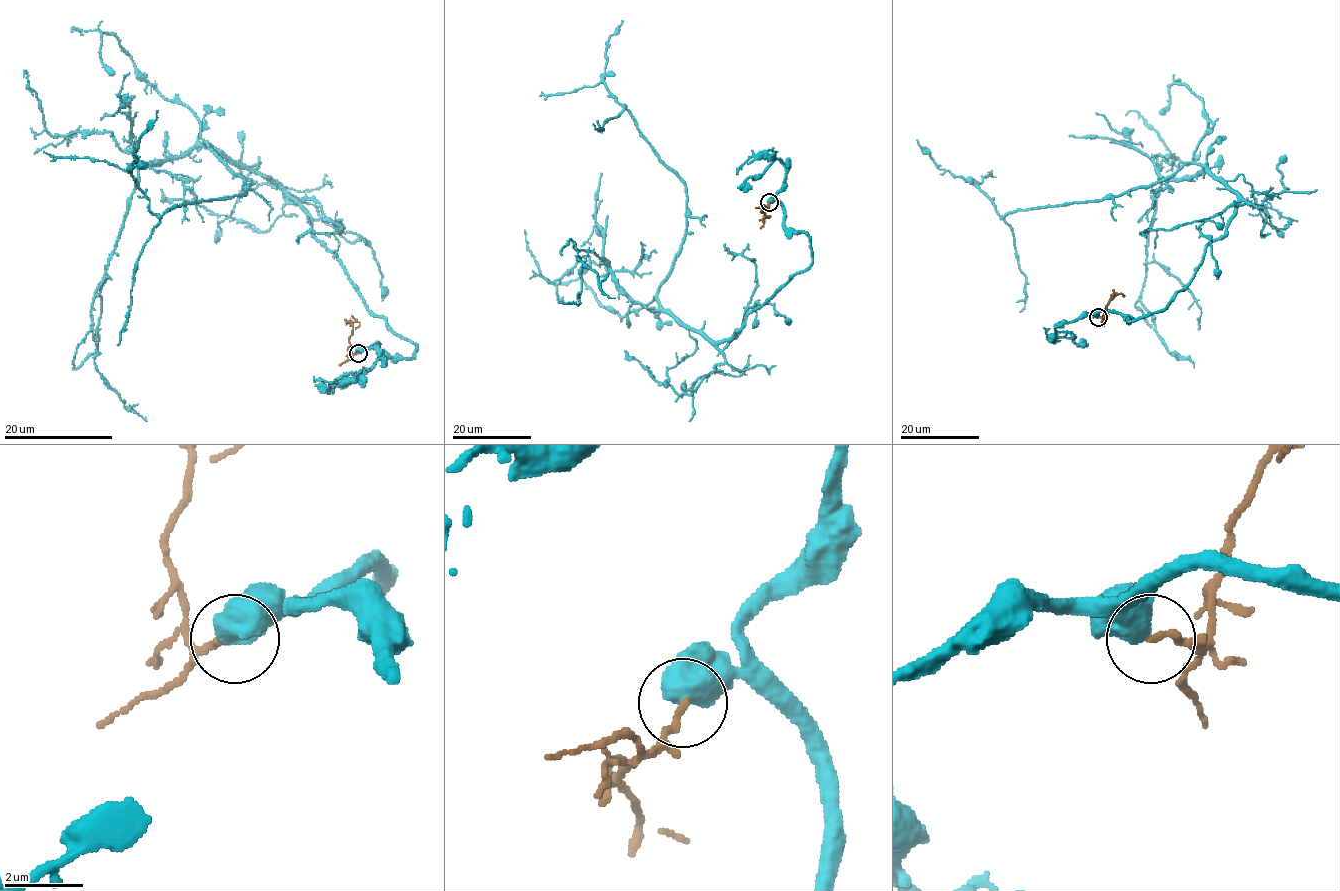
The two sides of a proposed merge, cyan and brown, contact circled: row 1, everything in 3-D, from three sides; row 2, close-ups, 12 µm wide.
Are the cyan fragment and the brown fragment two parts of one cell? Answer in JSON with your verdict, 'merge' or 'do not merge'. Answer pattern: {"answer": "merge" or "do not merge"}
{"answer": "do not merge"}

